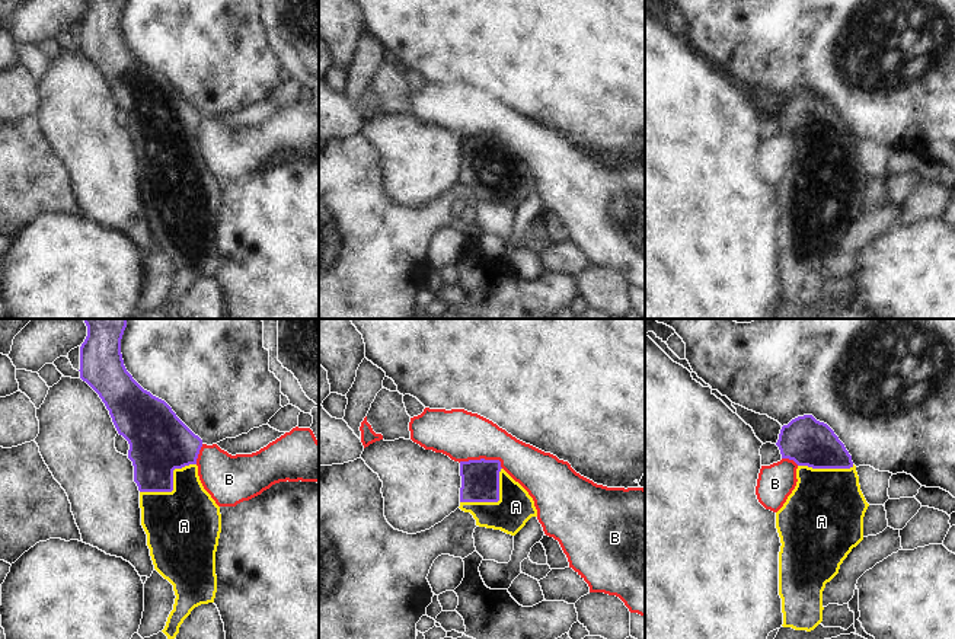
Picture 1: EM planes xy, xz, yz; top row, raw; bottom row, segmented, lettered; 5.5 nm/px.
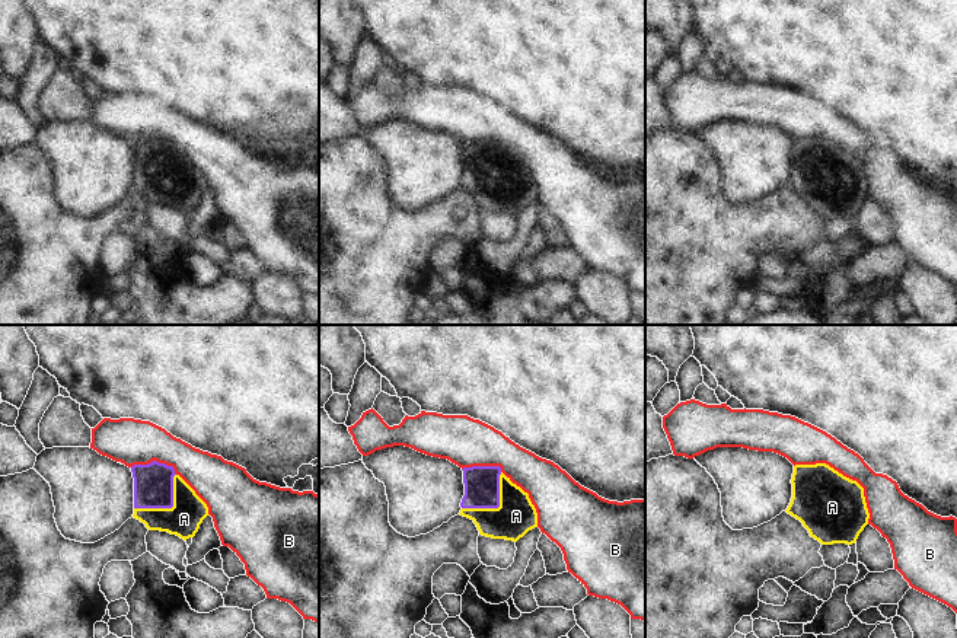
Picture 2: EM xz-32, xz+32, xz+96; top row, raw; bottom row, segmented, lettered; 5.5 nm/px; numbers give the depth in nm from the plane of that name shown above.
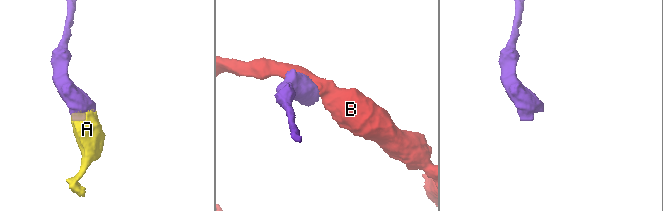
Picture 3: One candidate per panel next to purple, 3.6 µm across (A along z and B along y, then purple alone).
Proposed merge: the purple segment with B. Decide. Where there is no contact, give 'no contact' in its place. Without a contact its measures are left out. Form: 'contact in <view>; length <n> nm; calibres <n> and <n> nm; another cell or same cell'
contact in xz; length 260 nm; calibres 200 and 280 nm; another cell

